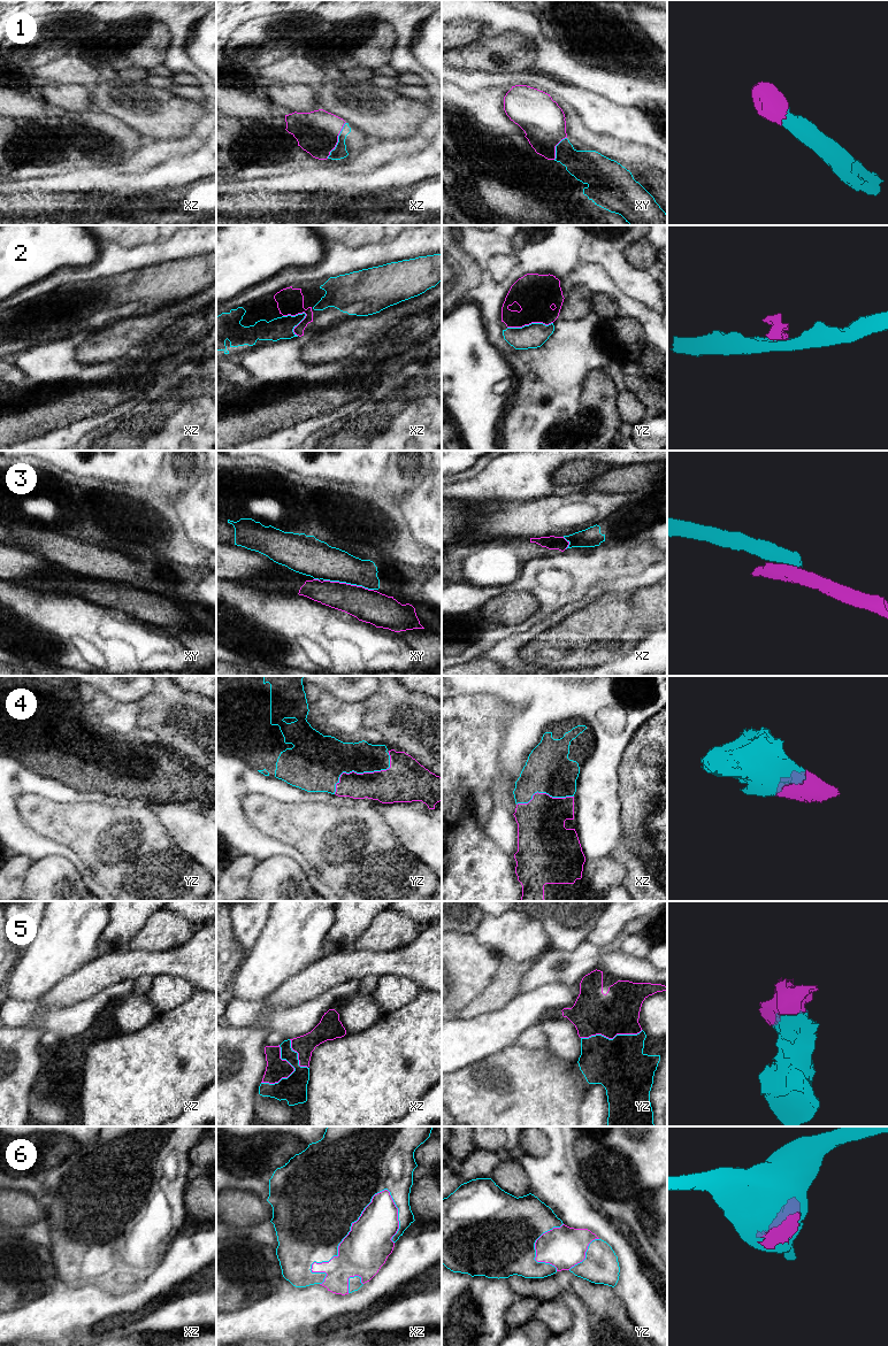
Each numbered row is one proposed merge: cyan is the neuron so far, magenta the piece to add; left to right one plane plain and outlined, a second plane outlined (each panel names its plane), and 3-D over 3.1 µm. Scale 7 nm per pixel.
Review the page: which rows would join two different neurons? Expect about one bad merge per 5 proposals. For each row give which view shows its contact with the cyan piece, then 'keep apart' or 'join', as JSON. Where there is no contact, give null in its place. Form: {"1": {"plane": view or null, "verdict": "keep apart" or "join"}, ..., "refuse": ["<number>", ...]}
{"1": {"plane": "xz", "verdict": "join"}, "2": {"plane": "xz", "verdict": "join"}, "3": {"plane": "xy", "verdict": "keep apart"}, "4": {"plane": "yz", "verdict": "join"}, "5": {"plane": "xz", "verdict": "join"}, "6": {"plane": "xz", "verdict": "join"}, "refuse": ["3"]}

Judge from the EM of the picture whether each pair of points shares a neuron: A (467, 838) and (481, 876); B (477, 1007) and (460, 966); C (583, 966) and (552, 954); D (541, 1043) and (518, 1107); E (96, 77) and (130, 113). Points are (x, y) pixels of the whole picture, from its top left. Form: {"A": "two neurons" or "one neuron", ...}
{"A": "one neuron", "B": "two neurons", "C": "one neuron", "D": "two neurons", "E": "two neurons"}

